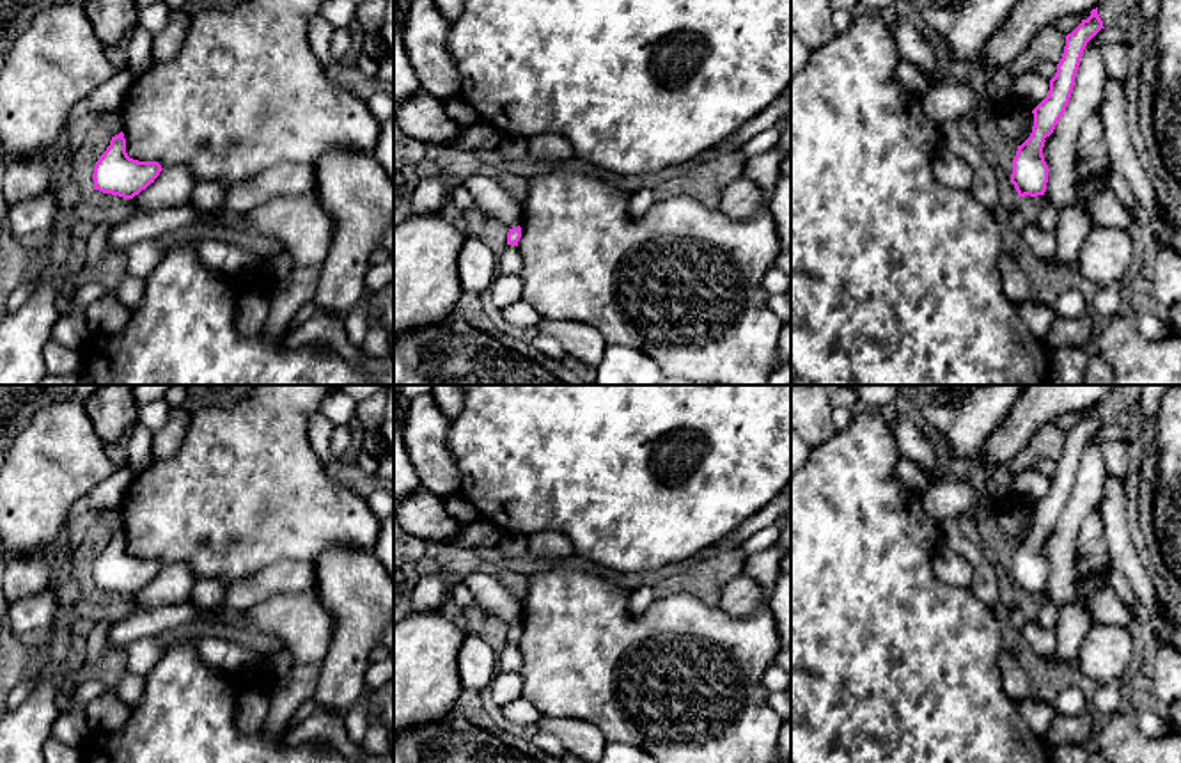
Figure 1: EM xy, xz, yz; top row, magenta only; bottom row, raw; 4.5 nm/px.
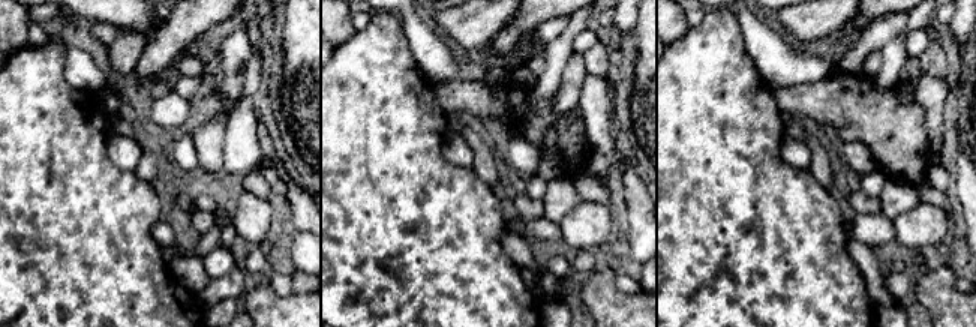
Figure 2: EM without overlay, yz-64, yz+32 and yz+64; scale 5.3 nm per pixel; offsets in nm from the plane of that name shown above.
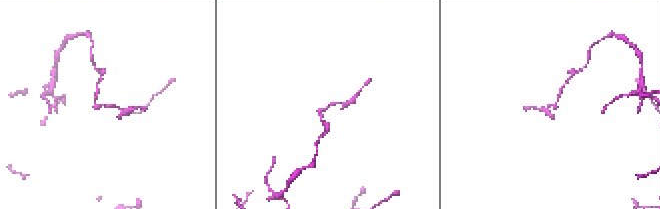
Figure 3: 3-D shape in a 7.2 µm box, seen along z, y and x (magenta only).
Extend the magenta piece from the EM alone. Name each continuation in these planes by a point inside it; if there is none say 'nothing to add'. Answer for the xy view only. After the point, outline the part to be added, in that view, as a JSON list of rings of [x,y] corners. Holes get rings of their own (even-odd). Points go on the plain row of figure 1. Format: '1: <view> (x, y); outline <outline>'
nothing to add

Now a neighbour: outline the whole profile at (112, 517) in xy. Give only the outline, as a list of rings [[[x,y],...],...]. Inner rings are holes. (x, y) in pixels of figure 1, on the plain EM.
[[[106,507],[96,511],[96,518],[101,520],[112,534],[122,529],[122,513],[119,507]]]

